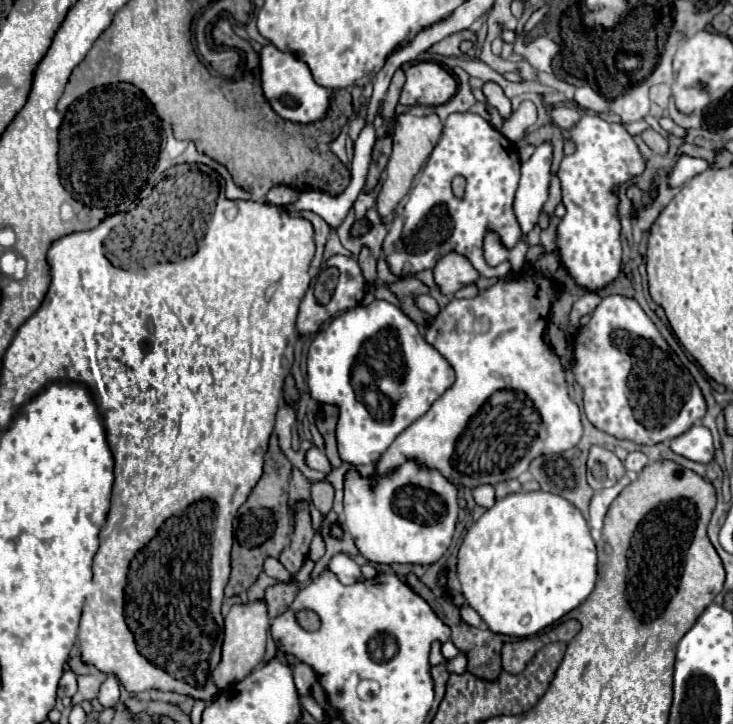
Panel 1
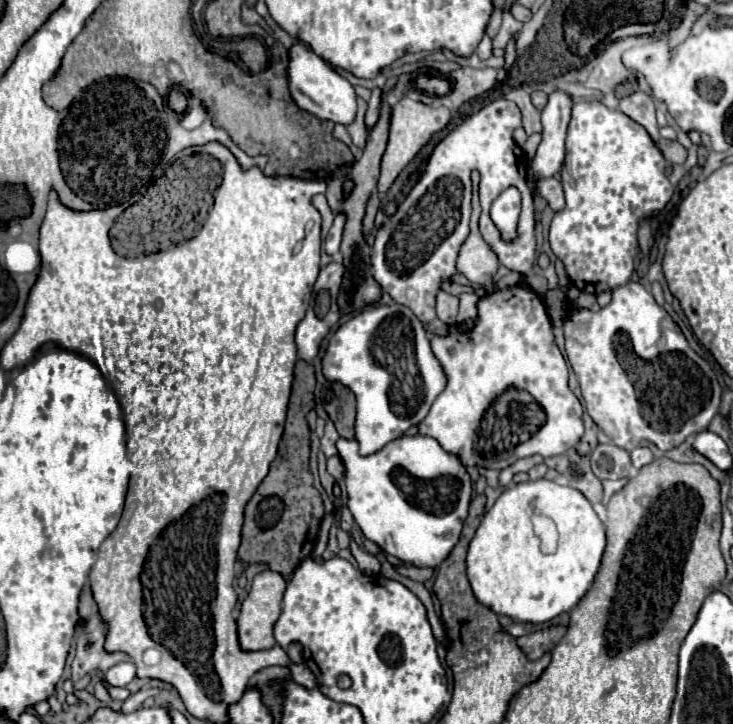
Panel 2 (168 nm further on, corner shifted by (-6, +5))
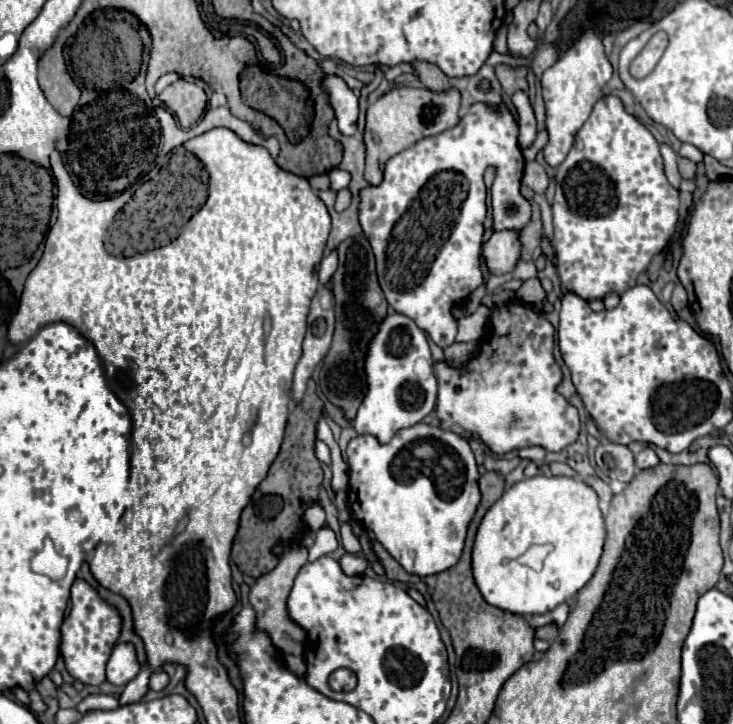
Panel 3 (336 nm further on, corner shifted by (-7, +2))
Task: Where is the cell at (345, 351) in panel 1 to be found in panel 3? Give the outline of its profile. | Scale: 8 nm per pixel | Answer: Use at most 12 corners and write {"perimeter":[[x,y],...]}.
{"perimeter":[[393,313],[367,345],[359,435],[389,443],[437,401],[427,335]]}

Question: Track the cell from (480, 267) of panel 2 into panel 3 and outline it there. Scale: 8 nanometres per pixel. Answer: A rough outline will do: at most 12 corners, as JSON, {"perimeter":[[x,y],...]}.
{"perimeter":[[499,231],[483,243],[491,275],[515,267],[521,245],[517,231]]}

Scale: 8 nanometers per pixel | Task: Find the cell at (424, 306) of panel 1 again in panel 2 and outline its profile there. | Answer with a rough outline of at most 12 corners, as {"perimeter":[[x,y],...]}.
{"perimeter":[[440,290],[436,298],[438,318],[454,324],[458,298]]}

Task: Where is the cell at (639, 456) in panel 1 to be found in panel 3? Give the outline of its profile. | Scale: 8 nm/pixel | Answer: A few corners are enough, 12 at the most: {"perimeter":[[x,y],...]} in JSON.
{"perimeter":[[651,447],[635,455],[637,469],[659,465],[659,457]]}

